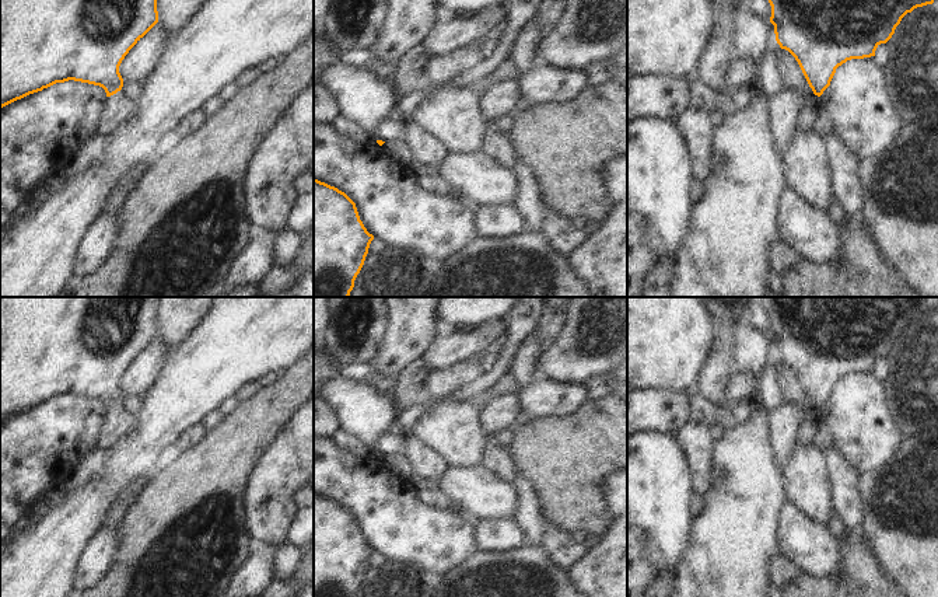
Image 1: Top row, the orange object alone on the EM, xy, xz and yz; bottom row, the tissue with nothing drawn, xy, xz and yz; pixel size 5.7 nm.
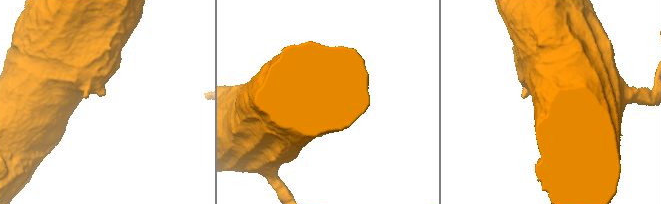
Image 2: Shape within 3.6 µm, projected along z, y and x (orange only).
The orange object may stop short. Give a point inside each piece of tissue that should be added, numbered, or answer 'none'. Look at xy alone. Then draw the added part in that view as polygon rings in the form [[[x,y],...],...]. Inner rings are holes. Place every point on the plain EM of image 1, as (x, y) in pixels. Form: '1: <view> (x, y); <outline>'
1: xy (116, 423); [[[122,404],[106,411],[91,451],[108,450],[118,441],[123,440],[134,426],[134,422],[134,415],[129,413]]]

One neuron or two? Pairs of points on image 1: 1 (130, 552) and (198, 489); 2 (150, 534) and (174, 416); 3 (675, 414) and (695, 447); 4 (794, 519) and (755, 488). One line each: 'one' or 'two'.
1: one
2: two
3: two
4: two

